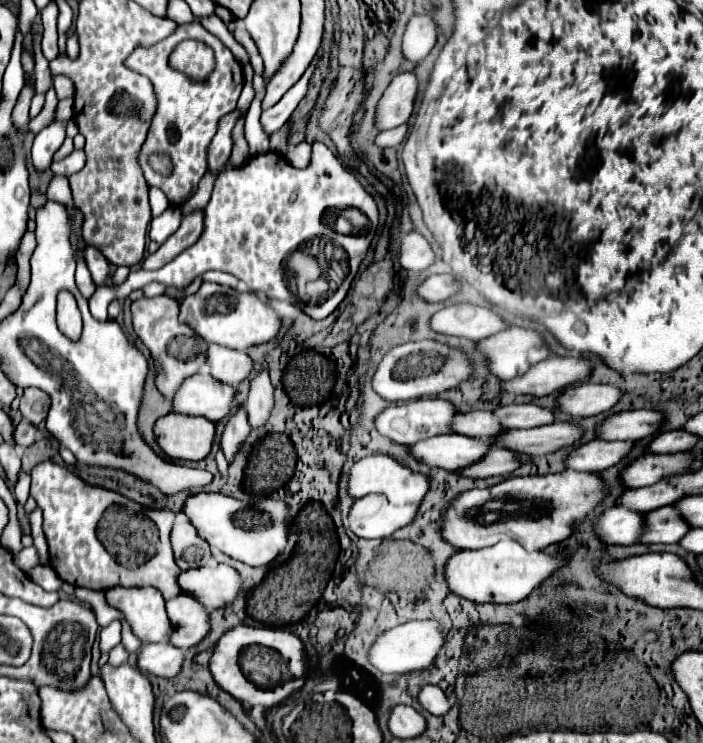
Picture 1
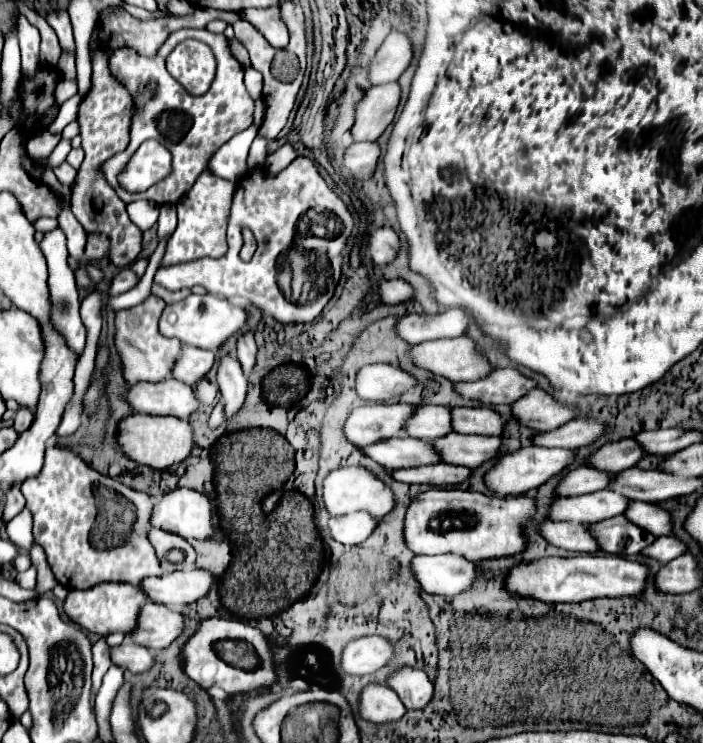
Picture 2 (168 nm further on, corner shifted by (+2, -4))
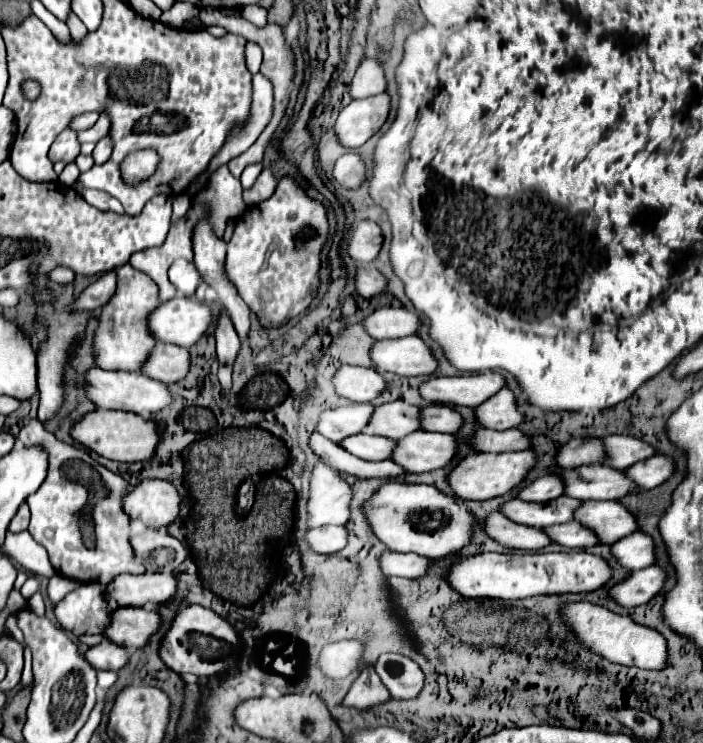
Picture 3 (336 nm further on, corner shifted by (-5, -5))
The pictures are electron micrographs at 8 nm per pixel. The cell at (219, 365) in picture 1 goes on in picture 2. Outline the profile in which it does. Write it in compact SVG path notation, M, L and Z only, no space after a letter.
M184 345L182 357L176 363L172 377L186 381L188 385L196 385L198 381L202 381L208 375L208 371L214 367L216 359L218 359L218 355L214 351Z

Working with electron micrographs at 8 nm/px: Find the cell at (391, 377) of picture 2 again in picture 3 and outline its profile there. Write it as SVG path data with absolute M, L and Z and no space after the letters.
M341 366L333 374L335 392L351 402L371 402L385 390L385 380L373 368Z

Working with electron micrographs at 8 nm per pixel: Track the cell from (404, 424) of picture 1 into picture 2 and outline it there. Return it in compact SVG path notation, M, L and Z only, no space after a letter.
M378 403L358 407L350 413L344 425L346 437L356 445L374 445L382 439L400 437L406 433L408 419L416 413L418 405L410 403Z

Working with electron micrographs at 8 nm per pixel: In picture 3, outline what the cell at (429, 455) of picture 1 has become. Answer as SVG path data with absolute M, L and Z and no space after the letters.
M353 434L343 438L339 446L361 460L387 460L391 458L393 440L371 436L371 434Z

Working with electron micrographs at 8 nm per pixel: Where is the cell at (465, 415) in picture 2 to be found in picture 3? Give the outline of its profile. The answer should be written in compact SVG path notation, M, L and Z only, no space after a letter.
M429 404L421 408L421 430L427 432L457 432L461 428L461 416L443 404Z

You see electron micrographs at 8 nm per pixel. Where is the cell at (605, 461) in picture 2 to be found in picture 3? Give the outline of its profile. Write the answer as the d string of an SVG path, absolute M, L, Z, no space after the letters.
M575 438L557 450L555 460L563 468L575 468L583 464L601 464L605 454L599 438Z

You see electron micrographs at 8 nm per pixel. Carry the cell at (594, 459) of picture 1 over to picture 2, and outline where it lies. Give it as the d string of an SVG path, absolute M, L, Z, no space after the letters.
M524 447L514 453L504 455L498 465L486 475L486 485L496 495L522 495L530 489L538 489L554 475L560 475L562 471L570 469L576 459L576 453L572 449L546 449L546 447Z

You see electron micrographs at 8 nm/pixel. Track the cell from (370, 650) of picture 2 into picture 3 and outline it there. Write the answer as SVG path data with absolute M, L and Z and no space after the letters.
M341 640L341 642L333 642L327 644L321 654L319 654L319 668L327 678L345 678L349 676L353 670L359 670L359 658L363 652L363 644L359 640Z

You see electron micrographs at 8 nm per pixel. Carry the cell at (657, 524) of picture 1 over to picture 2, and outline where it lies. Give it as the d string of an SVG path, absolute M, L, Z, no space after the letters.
M626 515L612 517L604 523L596 523L596 533L604 537L604 551L622 557L638 555L656 541L656 535L628 521Z

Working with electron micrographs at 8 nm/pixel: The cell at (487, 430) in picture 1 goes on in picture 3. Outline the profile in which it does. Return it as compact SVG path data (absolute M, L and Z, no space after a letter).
M387 402L375 406L369 418L369 434L385 438L403 438L411 430L419 430L419 410L407 402Z

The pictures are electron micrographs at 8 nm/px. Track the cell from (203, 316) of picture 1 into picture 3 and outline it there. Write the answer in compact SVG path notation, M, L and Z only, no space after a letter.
M183 296L179 298L171 298L169 302L159 304L155 310L149 312L147 316L147 330L149 334L157 340L157 342L165 342L165 344L177 344L177 346L193 346L207 330L207 326L213 324L213 316L211 310L203 304L203 302L191 302Z

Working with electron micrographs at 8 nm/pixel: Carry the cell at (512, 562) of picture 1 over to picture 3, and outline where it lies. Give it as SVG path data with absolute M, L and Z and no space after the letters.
M383 552L379 558L381 572L385 576L403 576L403 578L419 578L429 570L429 560L417 554L401 554L401 552Z

